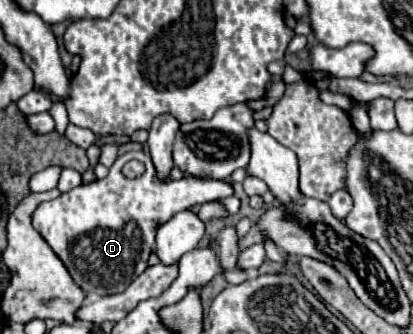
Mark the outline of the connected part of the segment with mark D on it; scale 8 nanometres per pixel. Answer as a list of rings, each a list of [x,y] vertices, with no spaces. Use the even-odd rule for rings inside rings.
[[[129,151],[113,163],[105,179],[81,183],[57,199],[41,203],[33,213],[33,227],[63,261],[75,285],[85,293],[103,297],[123,293],[147,269],[157,227],[179,211],[229,195],[233,195],[229,181],[183,177],[181,181],[159,183],[151,157],[145,151]],[[131,159],[145,165],[145,173],[135,179],[127,179],[121,173],[123,165]]]

